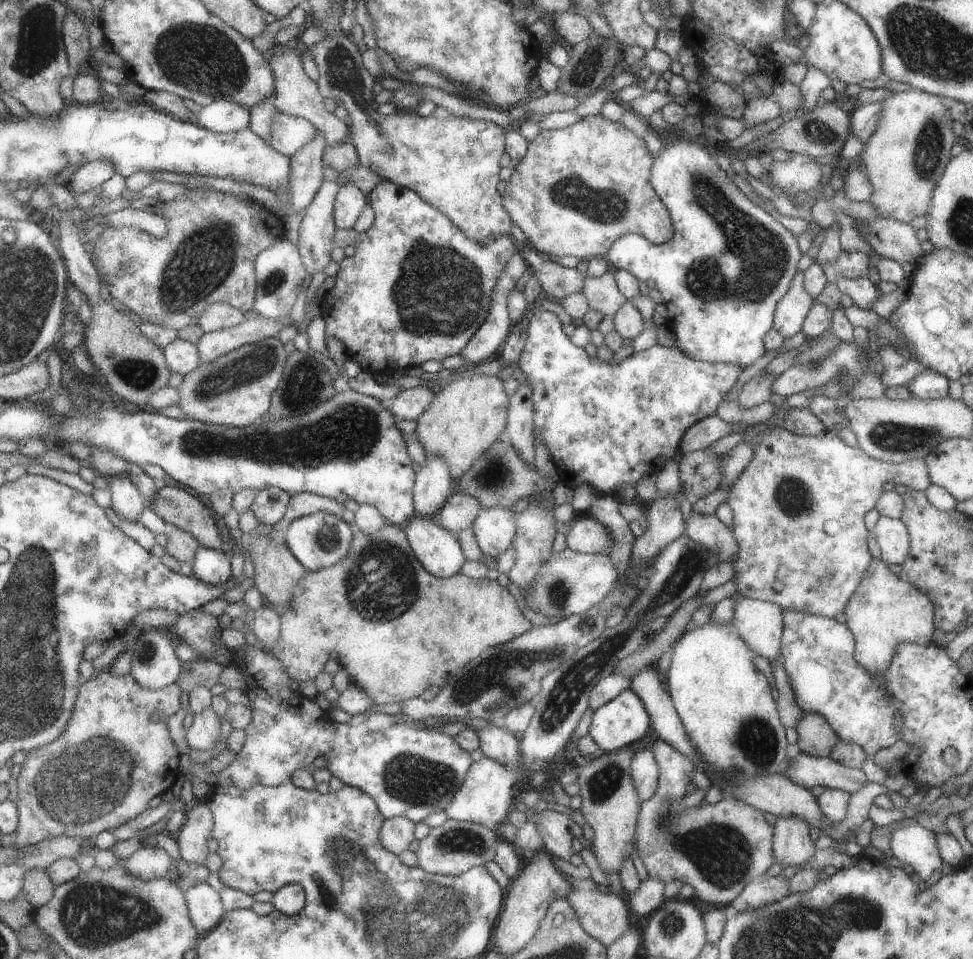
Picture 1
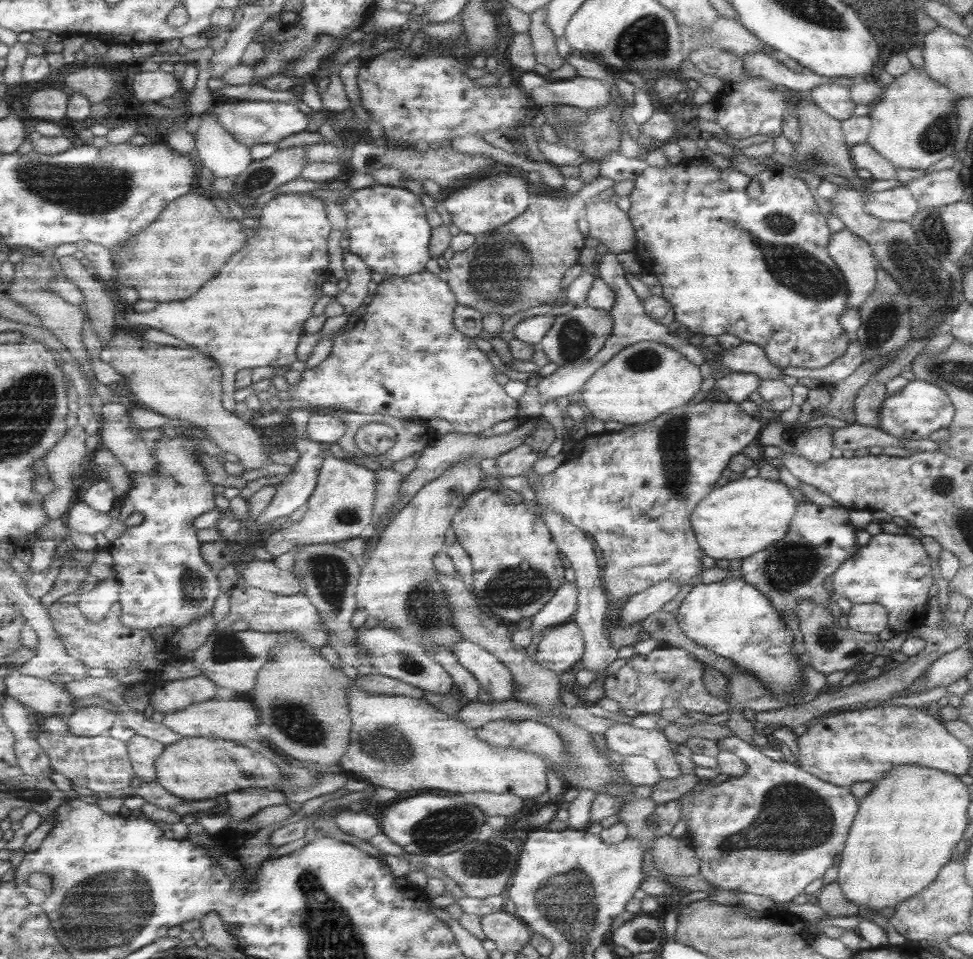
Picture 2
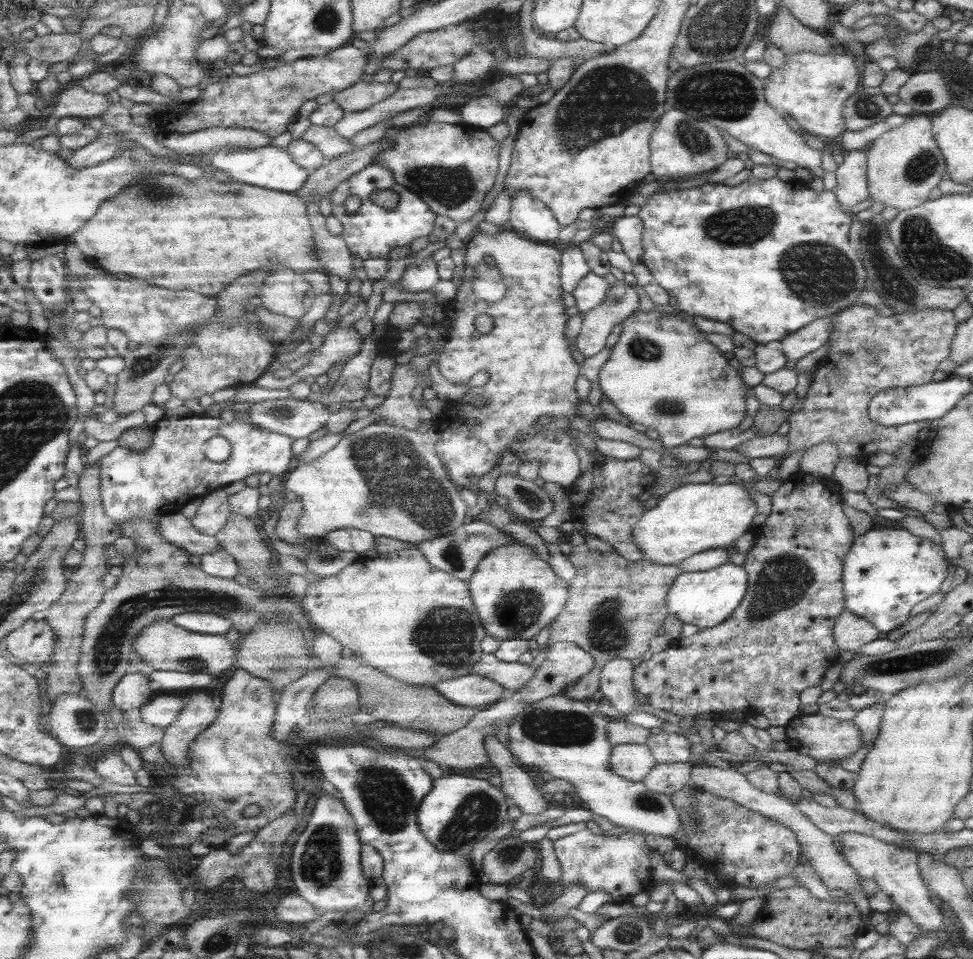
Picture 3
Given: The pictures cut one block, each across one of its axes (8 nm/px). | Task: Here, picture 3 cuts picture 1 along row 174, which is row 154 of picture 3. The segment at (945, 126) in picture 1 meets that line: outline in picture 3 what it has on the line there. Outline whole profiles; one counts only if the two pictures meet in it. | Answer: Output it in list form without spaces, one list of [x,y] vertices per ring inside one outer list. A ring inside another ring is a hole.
[[[911,114],[897,128],[887,130],[865,148],[868,200],[902,211],[915,208],[936,194],[944,162],[931,134],[931,115]]]

